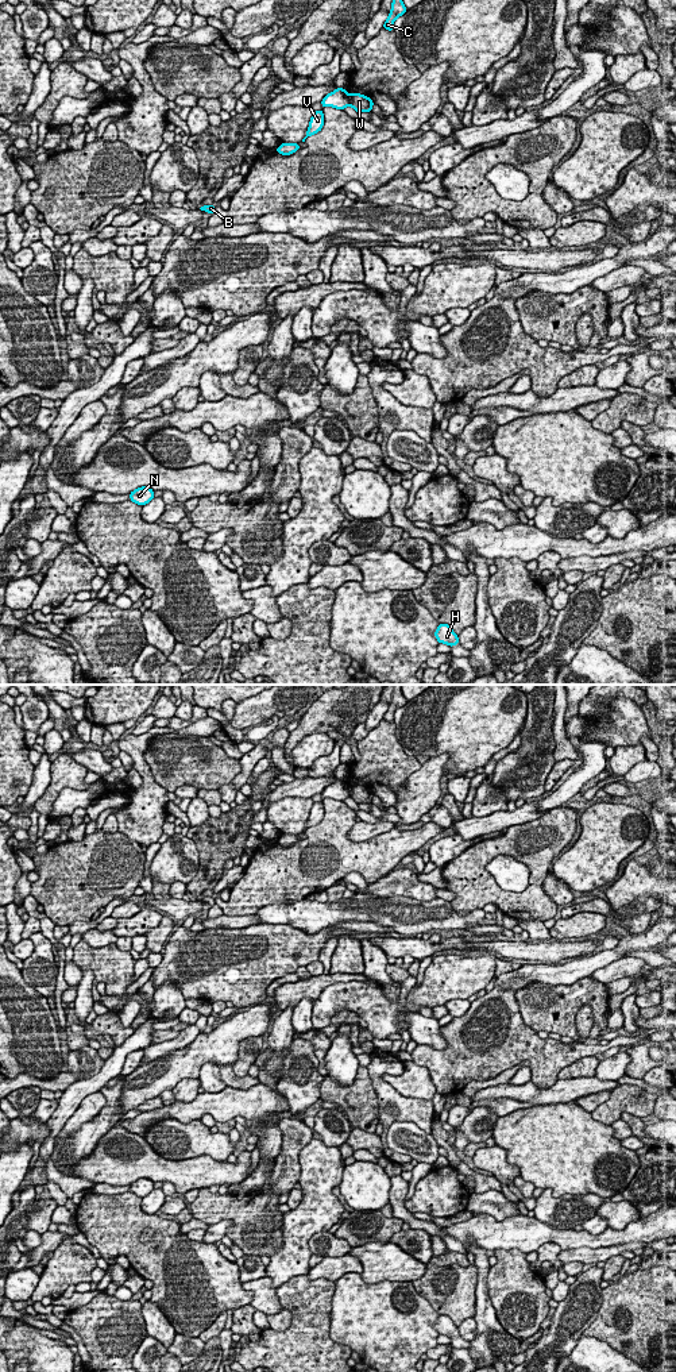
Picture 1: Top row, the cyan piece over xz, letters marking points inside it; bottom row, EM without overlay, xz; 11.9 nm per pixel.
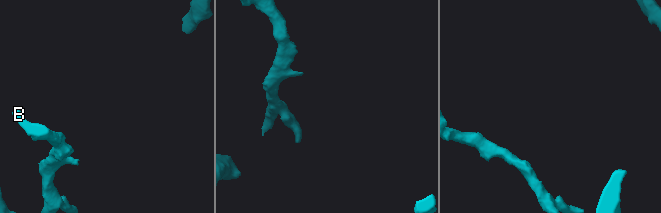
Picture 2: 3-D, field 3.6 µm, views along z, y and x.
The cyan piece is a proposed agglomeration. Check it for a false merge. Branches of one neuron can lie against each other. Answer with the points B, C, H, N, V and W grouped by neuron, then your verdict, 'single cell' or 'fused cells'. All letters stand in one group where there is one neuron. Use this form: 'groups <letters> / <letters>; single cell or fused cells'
groups B H N V / C W; fused cells

